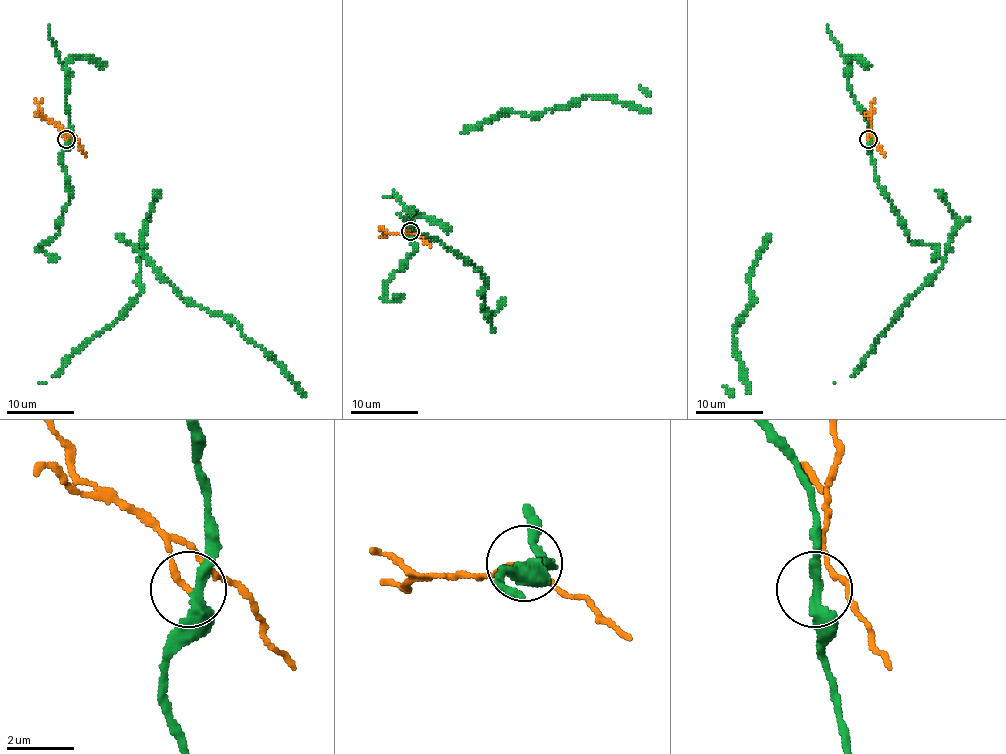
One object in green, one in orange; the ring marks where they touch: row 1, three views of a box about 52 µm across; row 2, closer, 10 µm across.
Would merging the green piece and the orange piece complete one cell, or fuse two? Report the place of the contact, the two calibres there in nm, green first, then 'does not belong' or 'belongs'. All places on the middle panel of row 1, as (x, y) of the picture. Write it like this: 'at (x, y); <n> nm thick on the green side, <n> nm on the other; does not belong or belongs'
at (410, 231); 320 nm thick on the green side, 170 nm on the other; does not belong

